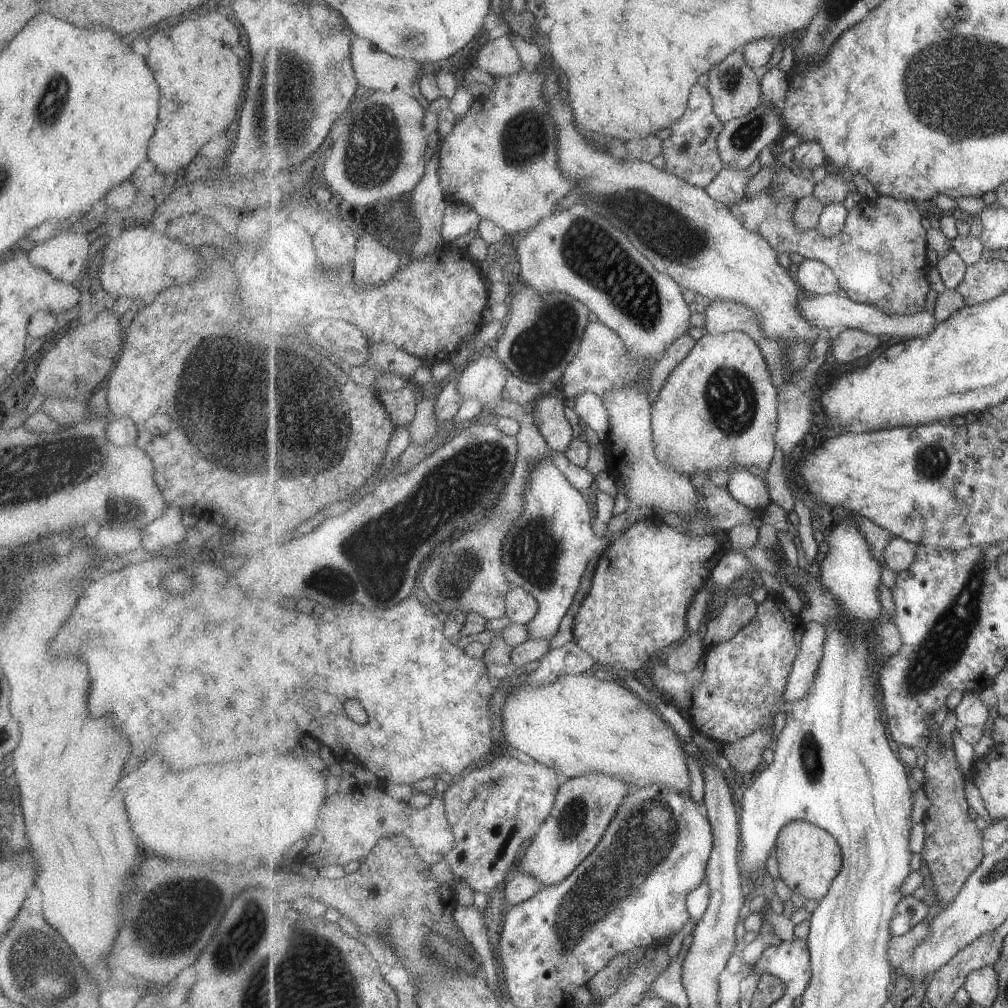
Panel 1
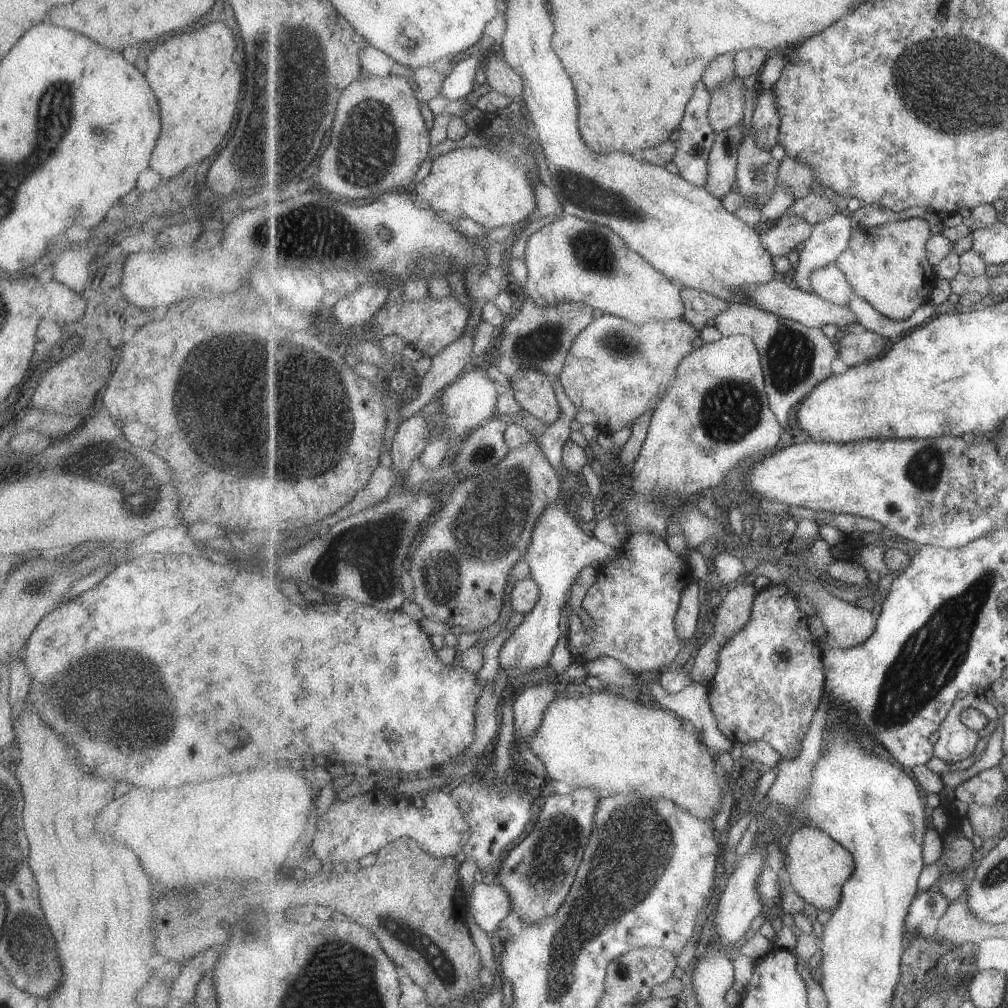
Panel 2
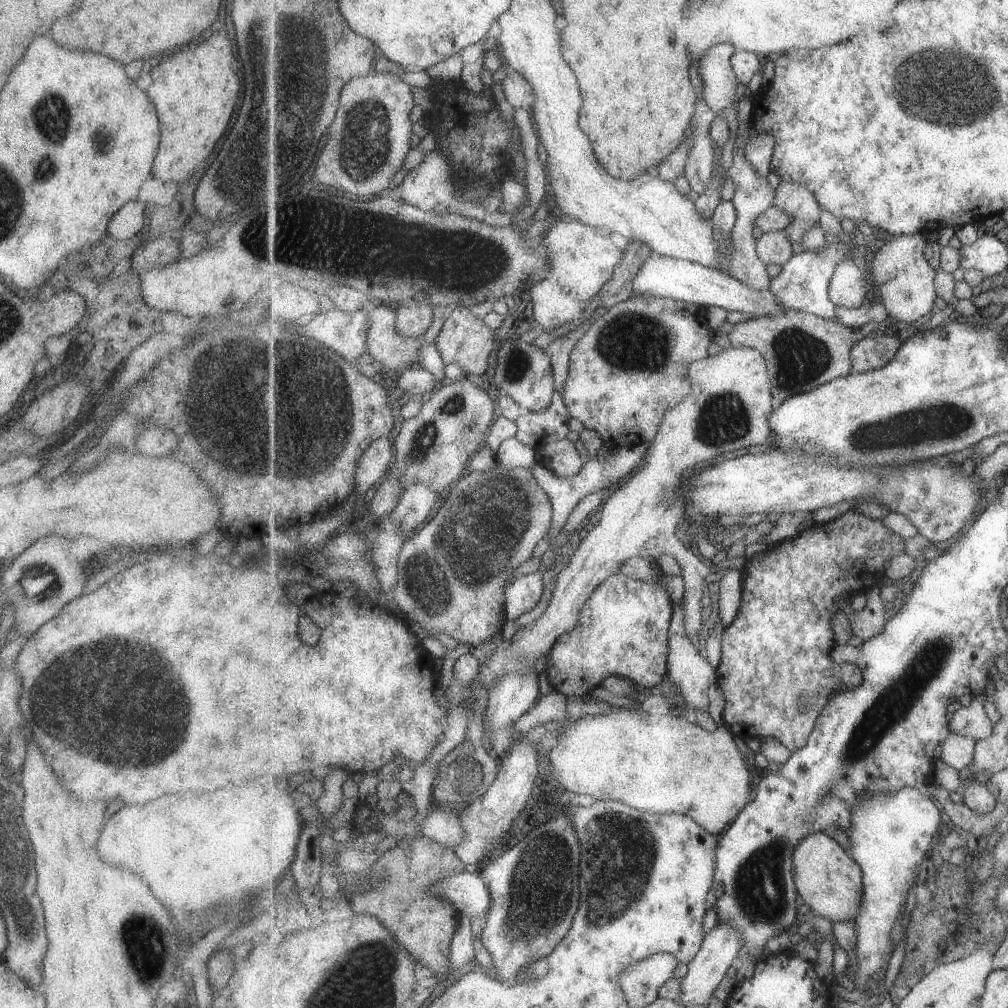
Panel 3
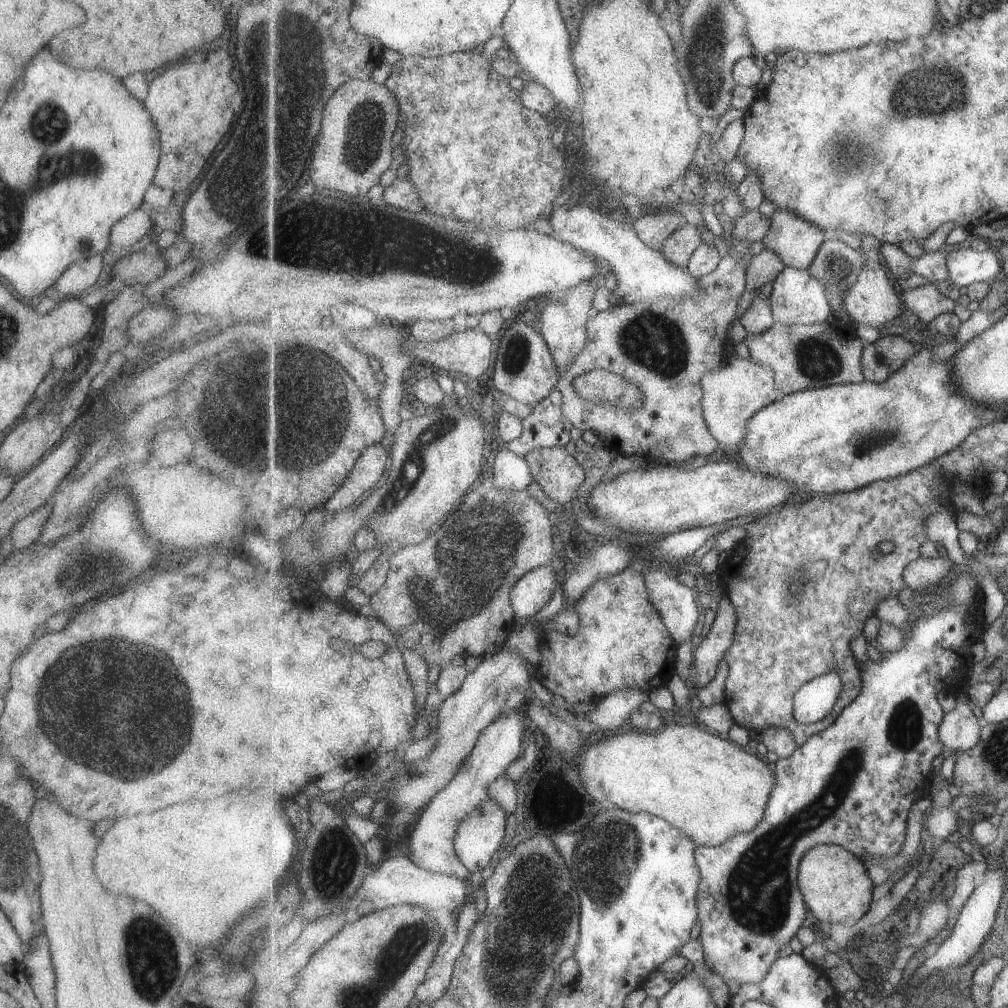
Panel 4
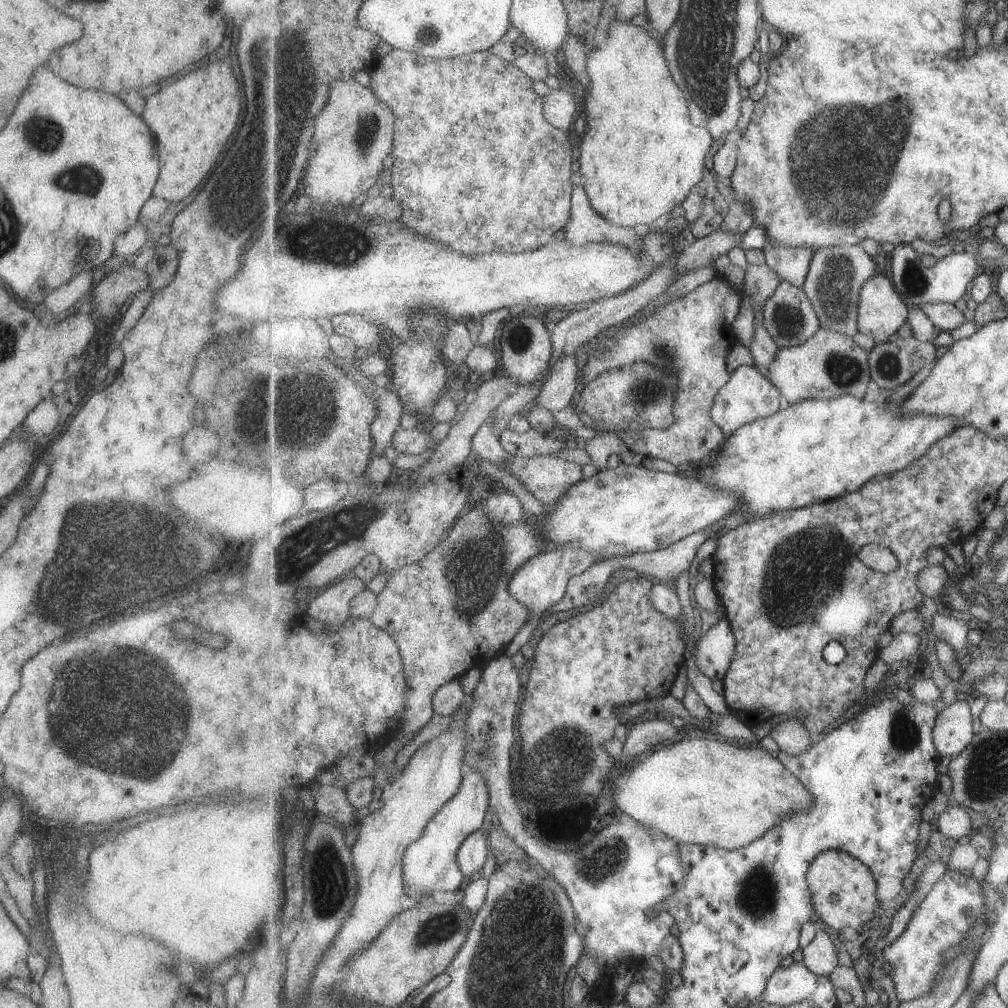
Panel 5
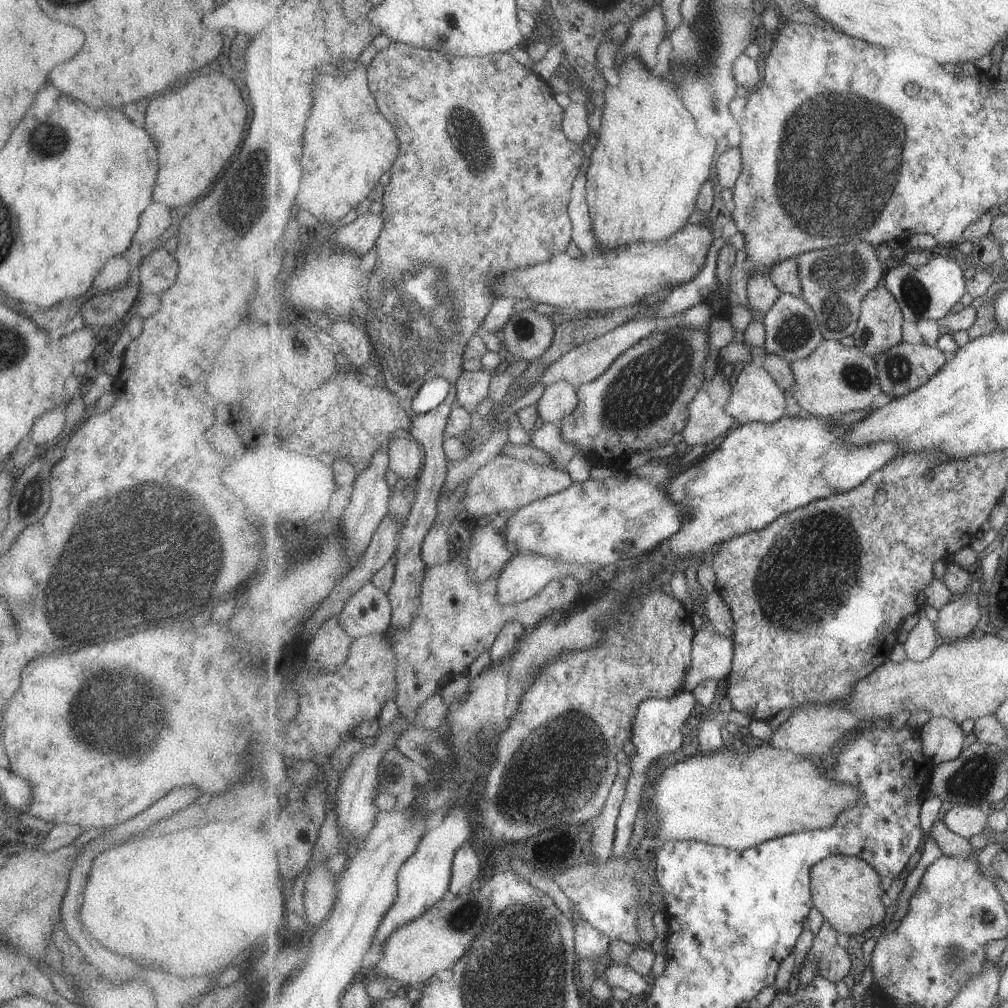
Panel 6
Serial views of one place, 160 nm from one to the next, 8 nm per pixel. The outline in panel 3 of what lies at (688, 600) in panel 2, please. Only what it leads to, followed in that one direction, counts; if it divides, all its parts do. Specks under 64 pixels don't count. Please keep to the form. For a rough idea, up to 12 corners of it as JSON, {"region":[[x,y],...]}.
{"region":[[677,604],[668,648],[668,678],[681,688],[677,710],[706,710],[718,669],[687,634]]}

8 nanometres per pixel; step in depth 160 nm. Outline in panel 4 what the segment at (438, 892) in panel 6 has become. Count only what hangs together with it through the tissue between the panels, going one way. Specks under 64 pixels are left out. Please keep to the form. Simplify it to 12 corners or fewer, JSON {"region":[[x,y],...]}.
{"region":[[526,705],[481,733],[456,778],[423,810],[405,856],[461,880],[462,820],[525,748]]}

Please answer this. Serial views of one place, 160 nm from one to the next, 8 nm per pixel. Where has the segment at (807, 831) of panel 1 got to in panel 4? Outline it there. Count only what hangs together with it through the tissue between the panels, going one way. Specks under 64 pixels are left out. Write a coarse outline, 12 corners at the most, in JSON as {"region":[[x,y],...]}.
{"region":[[841,845],[808,851],[798,884],[817,922],[859,927],[876,885]]}

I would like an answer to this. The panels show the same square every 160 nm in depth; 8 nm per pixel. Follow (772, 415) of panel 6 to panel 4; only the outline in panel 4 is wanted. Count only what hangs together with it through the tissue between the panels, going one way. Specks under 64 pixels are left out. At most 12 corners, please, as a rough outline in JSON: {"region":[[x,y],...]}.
{"region":[[729,359],[702,380],[702,407],[734,454],[750,418],[781,395],[775,370]]}

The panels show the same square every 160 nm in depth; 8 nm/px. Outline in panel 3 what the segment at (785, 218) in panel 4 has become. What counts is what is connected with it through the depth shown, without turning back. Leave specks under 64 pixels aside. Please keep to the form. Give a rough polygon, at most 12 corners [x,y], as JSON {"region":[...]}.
{"region":[[781,181],[774,204],[792,216],[784,229],[793,255],[819,224],[817,197],[803,185]]}

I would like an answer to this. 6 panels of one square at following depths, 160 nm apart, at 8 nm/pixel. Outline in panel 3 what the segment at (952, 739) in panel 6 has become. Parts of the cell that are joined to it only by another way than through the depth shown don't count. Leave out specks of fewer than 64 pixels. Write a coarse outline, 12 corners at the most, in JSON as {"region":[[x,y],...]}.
{"region":[[987,693],[952,716],[950,730],[976,741],[995,724],[986,711]]}

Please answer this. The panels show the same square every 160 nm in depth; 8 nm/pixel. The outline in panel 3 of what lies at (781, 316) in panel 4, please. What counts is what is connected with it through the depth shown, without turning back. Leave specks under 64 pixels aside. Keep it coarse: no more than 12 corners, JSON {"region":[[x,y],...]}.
{"region":[[842,234],[786,262],[770,286],[780,304],[836,319],[836,266],[852,251]]}

